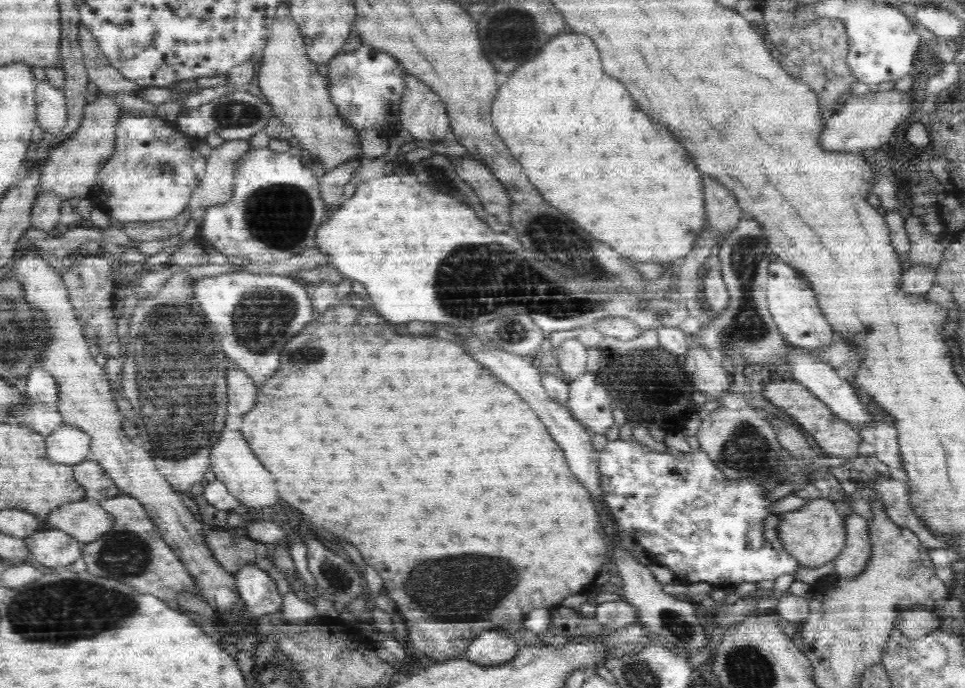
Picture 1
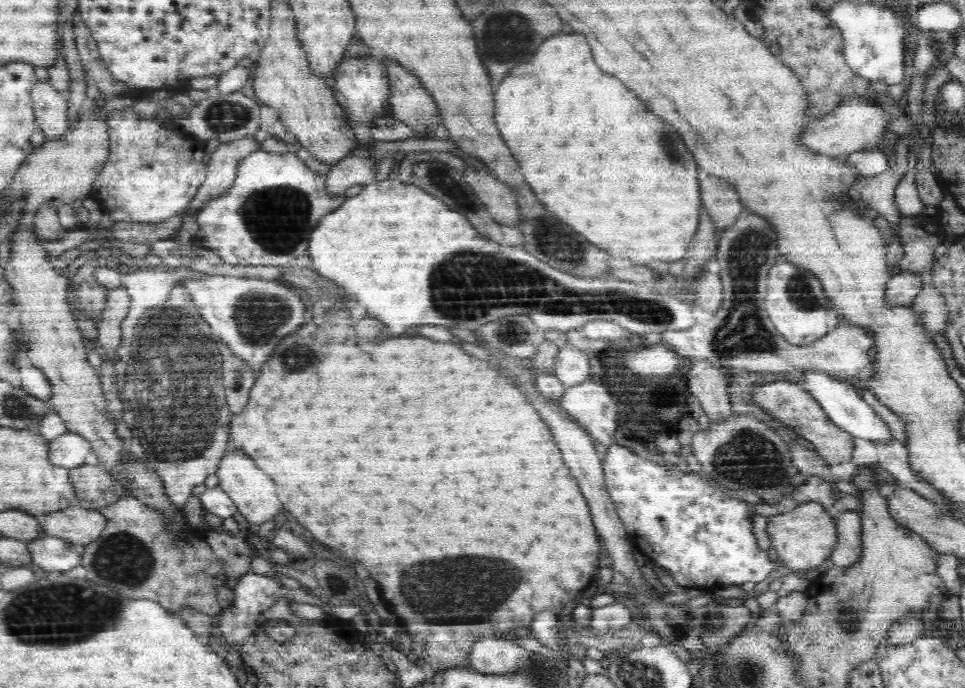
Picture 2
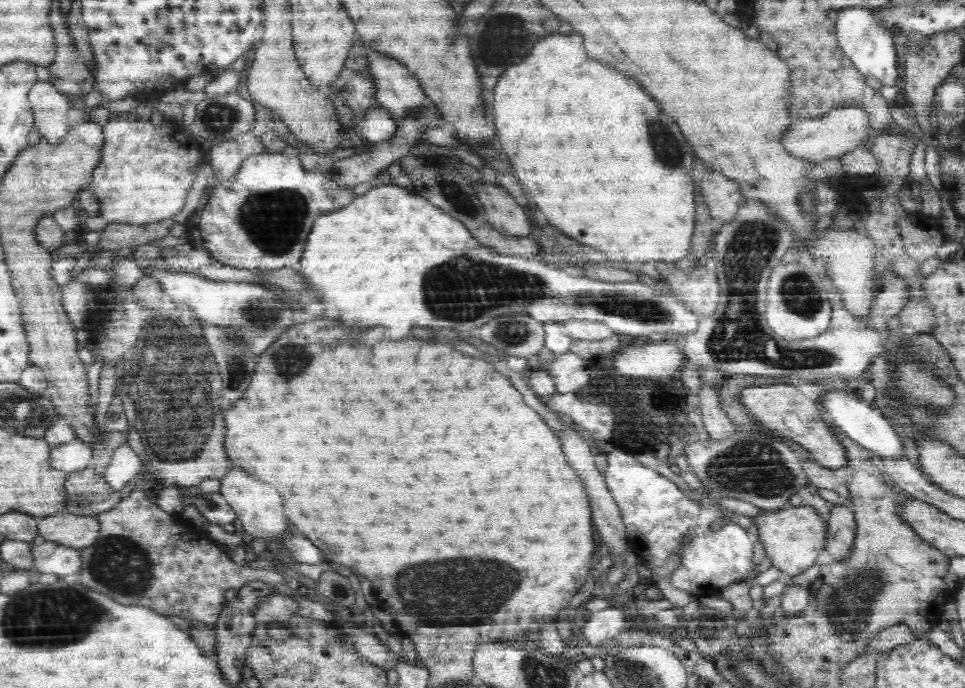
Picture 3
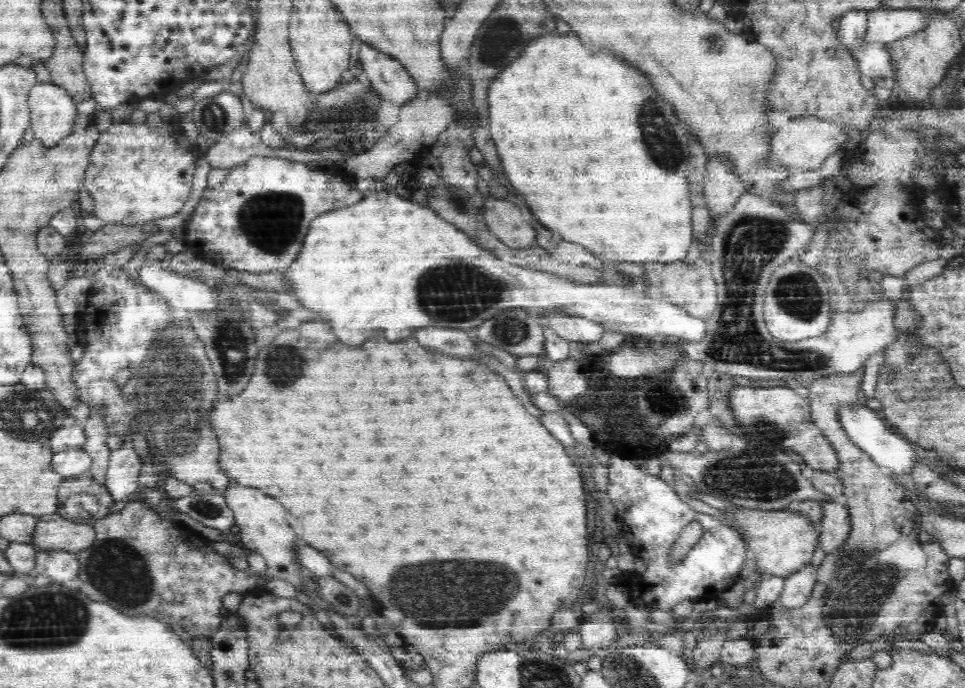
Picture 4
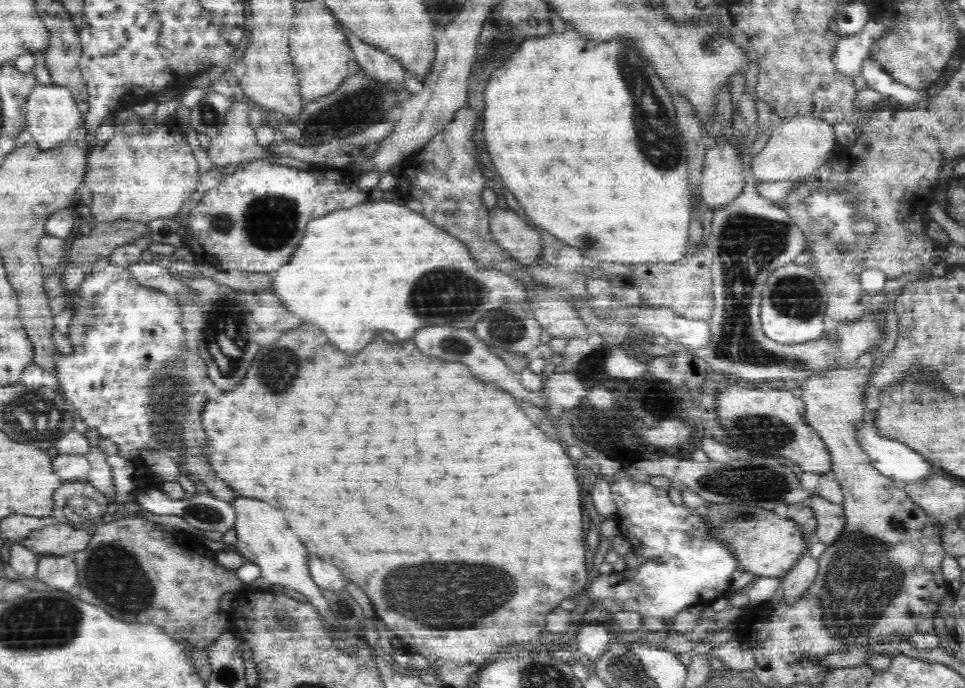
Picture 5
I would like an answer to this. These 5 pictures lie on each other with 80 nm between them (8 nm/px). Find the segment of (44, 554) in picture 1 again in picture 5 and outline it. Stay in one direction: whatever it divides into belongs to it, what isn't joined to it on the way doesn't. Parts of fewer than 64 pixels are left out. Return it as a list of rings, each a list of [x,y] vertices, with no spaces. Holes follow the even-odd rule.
[[[40,555],[34,579],[60,590],[72,590],[78,582],[77,566],[72,555]]]

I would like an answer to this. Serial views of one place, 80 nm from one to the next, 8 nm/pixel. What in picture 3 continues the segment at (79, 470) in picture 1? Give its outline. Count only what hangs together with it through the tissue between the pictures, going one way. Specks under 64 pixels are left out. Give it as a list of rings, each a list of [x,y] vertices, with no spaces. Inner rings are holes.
[[[90,468],[85,470],[68,473],[66,483],[64,483],[66,502],[68,510],[72,511],[76,506],[74,502],[78,496],[88,498],[91,505],[85,511],[86,515],[98,515],[107,510],[112,510],[121,501],[120,492],[110,488],[103,477]]]

